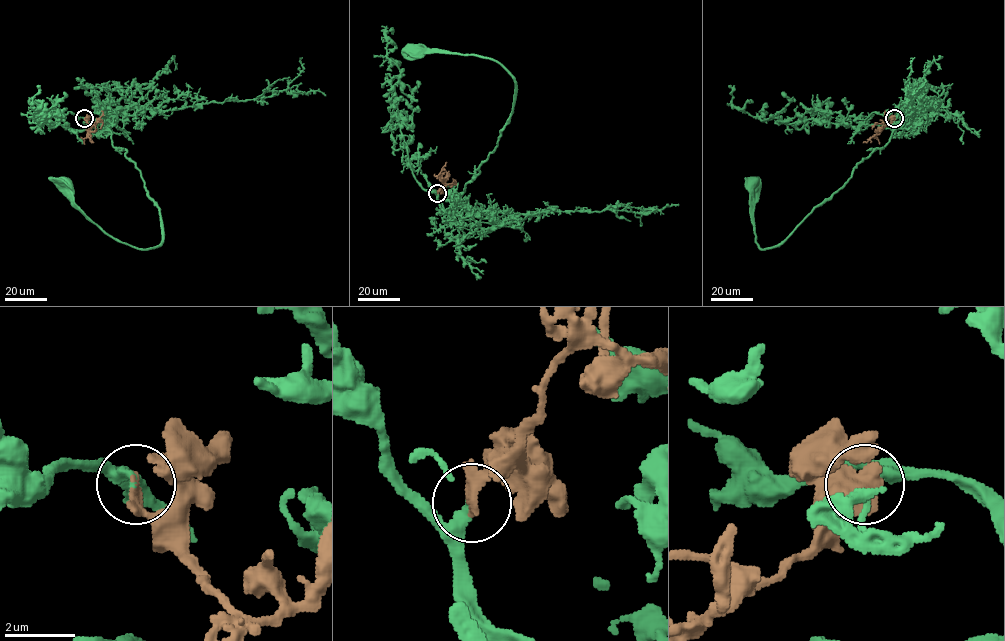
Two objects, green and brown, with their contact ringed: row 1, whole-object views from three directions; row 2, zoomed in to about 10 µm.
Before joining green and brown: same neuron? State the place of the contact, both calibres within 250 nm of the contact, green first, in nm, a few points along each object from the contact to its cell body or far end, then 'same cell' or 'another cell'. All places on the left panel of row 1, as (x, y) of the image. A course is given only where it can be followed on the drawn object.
(84, 118) | 280/360 nm | green via (85, 118), (108, 129), (139, 171), (161, 242), (117, 241), (73, 205), (64, 182) | brown via (85, 118), (90, 126), (87, 136), (93, 142) | same cell

